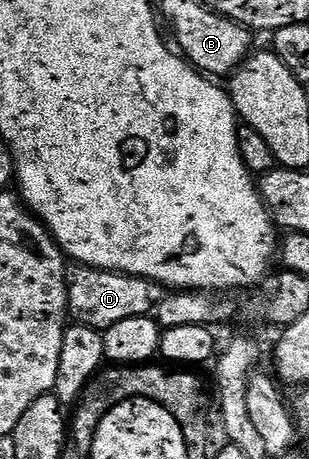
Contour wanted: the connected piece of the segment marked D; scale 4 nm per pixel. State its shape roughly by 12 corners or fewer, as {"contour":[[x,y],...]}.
{"contour":[[76,266],[68,315],[106,329],[152,316],[163,284]]}

